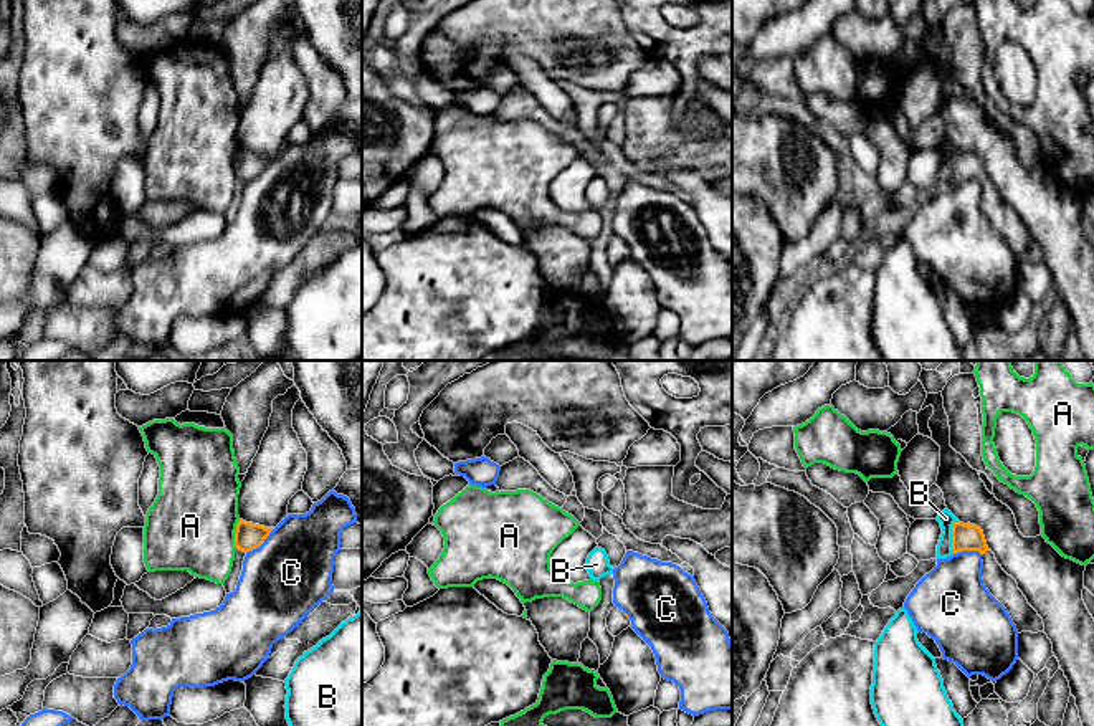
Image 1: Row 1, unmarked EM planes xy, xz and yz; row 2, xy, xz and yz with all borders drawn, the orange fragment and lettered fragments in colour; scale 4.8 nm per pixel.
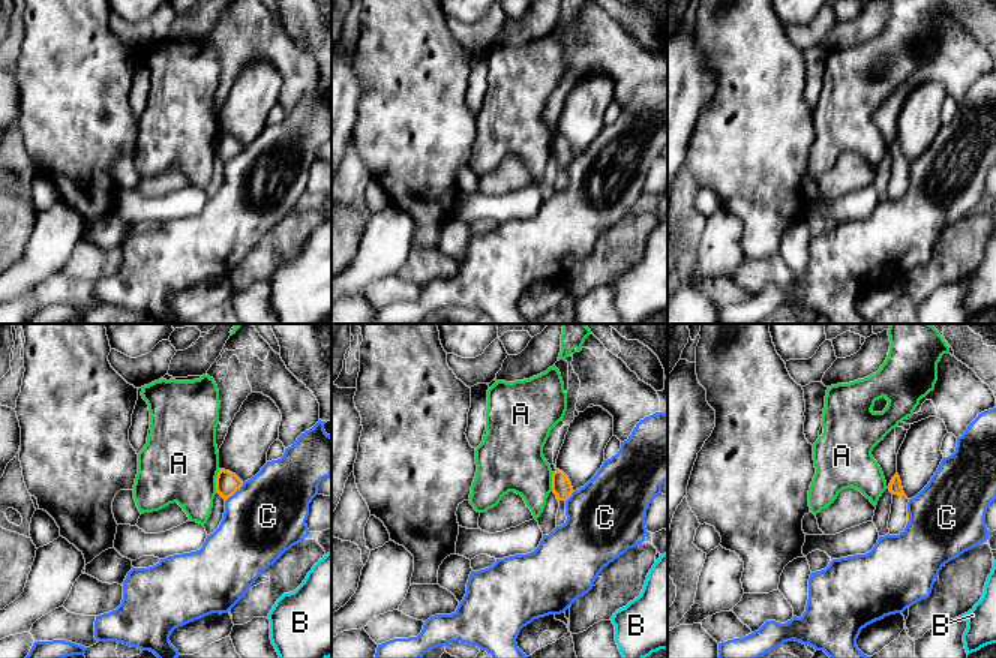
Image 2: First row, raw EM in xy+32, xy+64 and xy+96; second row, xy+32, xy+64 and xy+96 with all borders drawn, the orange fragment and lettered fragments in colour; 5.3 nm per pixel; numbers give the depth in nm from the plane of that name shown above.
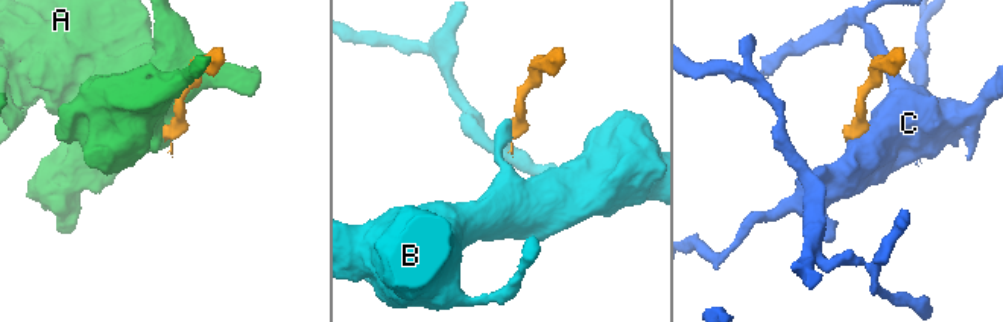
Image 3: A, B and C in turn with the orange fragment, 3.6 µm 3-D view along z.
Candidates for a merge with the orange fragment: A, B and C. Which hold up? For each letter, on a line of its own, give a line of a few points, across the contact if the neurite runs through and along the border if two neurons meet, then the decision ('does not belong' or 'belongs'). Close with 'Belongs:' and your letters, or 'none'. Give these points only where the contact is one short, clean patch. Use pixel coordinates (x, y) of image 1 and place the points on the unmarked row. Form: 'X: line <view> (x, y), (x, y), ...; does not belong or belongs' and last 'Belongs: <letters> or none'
A: line xy (240, 149), (235, 159), (235, 177); does not belong
B: line yz (957, 149), (952, 156), (952, 182); does not belong
C: line xy (275, 157), (258, 176), (247, 182); does not belong
Belongs: none

